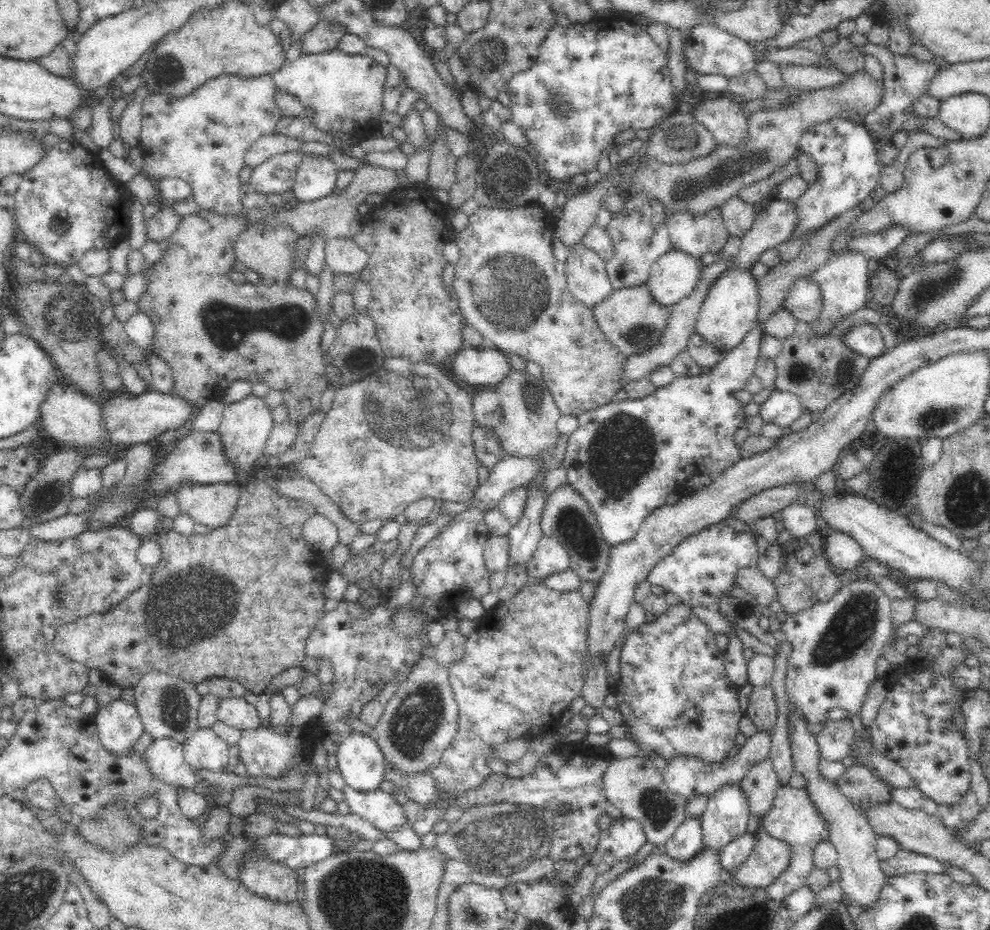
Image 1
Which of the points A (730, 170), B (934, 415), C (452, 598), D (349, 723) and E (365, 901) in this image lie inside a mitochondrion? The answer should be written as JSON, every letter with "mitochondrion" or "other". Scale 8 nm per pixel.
{"A":"mitochondrion","B":"mitochondrion","C":"other","D":"other","E":"mitochondrion"}

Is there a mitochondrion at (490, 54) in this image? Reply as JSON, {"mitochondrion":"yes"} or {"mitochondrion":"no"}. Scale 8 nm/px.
{"mitochondrion":"yes"}

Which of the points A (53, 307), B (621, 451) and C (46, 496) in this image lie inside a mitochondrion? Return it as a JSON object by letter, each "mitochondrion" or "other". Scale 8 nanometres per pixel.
{"A":"mitochondrion","B":"mitochondrion","C":"mitochondrion"}

